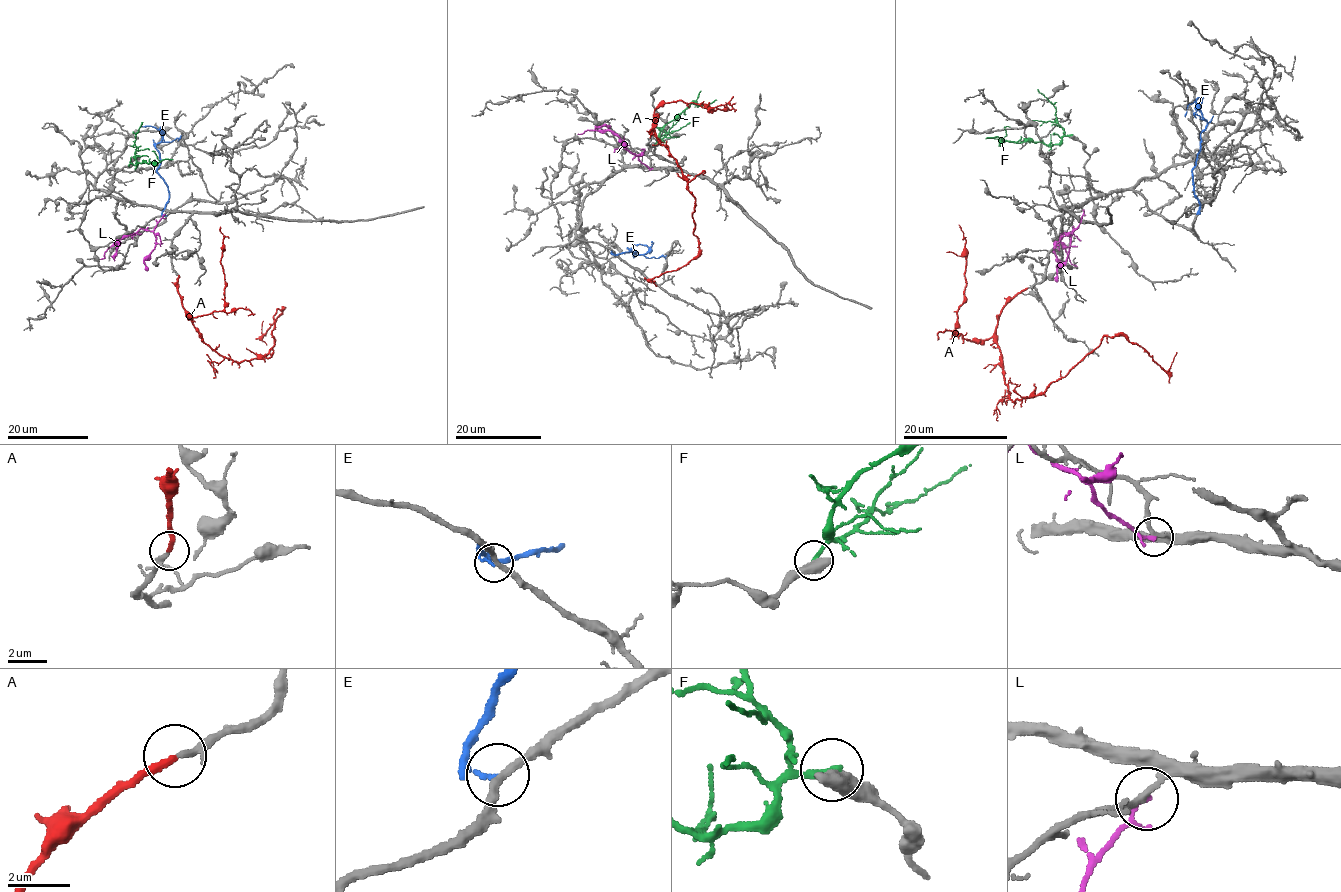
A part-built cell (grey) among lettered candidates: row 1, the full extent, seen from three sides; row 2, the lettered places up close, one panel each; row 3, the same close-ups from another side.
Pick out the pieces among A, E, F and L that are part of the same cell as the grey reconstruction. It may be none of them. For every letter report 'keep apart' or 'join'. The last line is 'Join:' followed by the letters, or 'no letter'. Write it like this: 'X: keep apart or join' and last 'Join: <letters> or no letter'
A: keep apart
E: keep apart
F: keep apart
L: keep apart
Join: no letter

